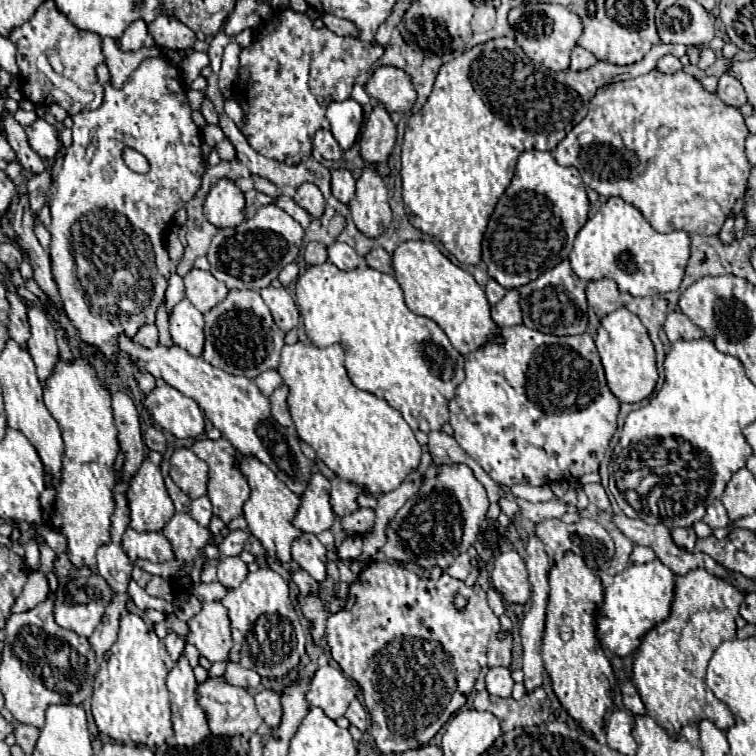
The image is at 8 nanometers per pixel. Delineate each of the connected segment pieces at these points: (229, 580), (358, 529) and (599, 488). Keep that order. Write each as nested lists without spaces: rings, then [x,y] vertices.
[[[230,556],[220,560],[218,564],[218,580],[226,586],[226,588],[236,588],[242,584],[242,580],[246,578],[248,568],[246,564],[238,558],[238,556]]]
[[[358,508],[354,514],[342,518],[342,528],[346,534],[366,534],[374,526],[374,510],[372,508]]]
[[[586,484],[584,486],[584,492],[586,492],[588,500],[592,504],[596,504],[598,510],[608,510],[610,508],[610,502],[608,502],[608,496],[606,496],[602,484]]]

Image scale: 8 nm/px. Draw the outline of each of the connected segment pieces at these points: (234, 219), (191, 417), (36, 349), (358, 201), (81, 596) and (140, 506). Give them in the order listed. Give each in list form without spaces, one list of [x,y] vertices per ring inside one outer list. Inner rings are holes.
[[[220,180],[206,196],[204,216],[216,228],[234,228],[244,222],[244,194],[232,180]]]
[[[168,384],[148,392],[144,406],[152,420],[176,438],[196,438],[204,434],[204,412],[200,406]]]
[[[28,306],[28,322],[30,322],[28,352],[38,368],[40,382],[44,382],[52,374],[54,364],[58,362],[58,344],[54,328],[46,314],[34,306]]]
[[[366,166],[356,182],[356,196],[350,200],[350,212],[356,228],[366,236],[380,236],[392,222],[388,190],[374,166]]]
[[[90,574],[74,578],[50,596],[54,600],[56,624],[74,630],[78,636],[90,636],[112,598],[112,590],[102,576]]]
[[[148,452],[140,472],[132,476],[128,486],[130,526],[138,532],[160,532],[174,514],[160,474],[160,460],[162,456],[158,452]]]

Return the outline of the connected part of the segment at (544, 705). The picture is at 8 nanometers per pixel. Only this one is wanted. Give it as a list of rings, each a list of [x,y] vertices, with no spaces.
[[[542,688],[524,694],[520,700],[498,698],[484,690],[476,694],[474,708],[498,716],[502,732],[508,732],[515,728],[526,728],[546,722],[550,714],[550,700]]]

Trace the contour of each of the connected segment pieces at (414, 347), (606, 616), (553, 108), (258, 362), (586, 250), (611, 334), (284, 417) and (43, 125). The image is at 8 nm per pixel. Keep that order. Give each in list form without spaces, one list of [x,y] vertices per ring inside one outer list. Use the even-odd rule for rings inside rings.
[[[324,262],[320,266],[308,266],[296,282],[296,302],[302,310],[302,320],[308,338],[316,346],[342,344],[346,352],[346,372],[356,388],[386,400],[392,408],[400,410],[404,420],[422,432],[440,430],[448,422],[448,402],[454,396],[458,384],[464,380],[464,358],[452,348],[448,336],[430,318],[412,314],[400,290],[400,284],[392,274],[382,274],[372,268],[354,268],[348,272],[338,270],[334,264]]]
[[[658,558],[646,564],[632,564],[616,574],[614,582],[604,588],[604,600],[596,610],[596,636],[602,650],[610,650],[616,656],[632,654],[638,648],[640,638],[670,614],[672,584],[674,574],[662,566]]]
[[[502,36],[478,44],[472,50],[460,54],[458,58],[446,62],[436,76],[434,88],[424,108],[408,120],[402,142],[402,198],[410,224],[422,230],[424,234],[430,234],[440,240],[444,248],[458,258],[458,262],[478,264],[488,218],[498,198],[510,186],[516,160],[520,152],[524,152],[526,132],[552,134],[556,130],[566,130],[568,134],[586,116],[590,98],[596,94],[598,88],[604,88],[604,84],[624,82],[648,74],[656,68],[656,62],[668,52],[672,56],[682,58],[688,48],[680,44],[656,44],[646,54],[646,58],[636,64],[616,66],[608,62],[596,62],[592,68],[580,72],[550,72],[548,68],[534,64],[522,52],[514,38]]]
[[[230,290],[218,306],[204,314],[204,322],[206,342],[202,358],[208,364],[234,376],[246,376],[250,380],[254,380],[258,374],[266,370],[278,368],[280,350],[284,346],[284,332],[276,328],[274,318],[258,292]]]
[[[608,198],[600,210],[582,226],[574,240],[574,248],[570,252],[570,266],[582,280],[598,280],[598,278],[612,278],[616,280],[620,292],[628,292],[632,296],[654,296],[662,292],[672,292],[680,286],[684,278],[684,268],[690,258],[690,236],[684,230],[674,232],[656,232],[650,222],[642,216],[642,212],[622,198]]]
[[[618,308],[616,312],[608,314],[597,329],[594,342],[606,372],[608,388],[620,402],[642,402],[652,394],[658,380],[654,346],[636,314],[626,308]]]
[[[280,386],[276,388],[276,392],[270,396],[270,406],[272,406],[272,418],[276,418],[284,428],[288,428],[292,424],[290,414],[288,414],[288,404],[286,404],[286,394],[288,388]]]
[[[38,118],[32,126],[26,128],[28,134],[28,142],[32,146],[32,150],[44,158],[44,160],[52,160],[60,148],[60,140],[58,140],[58,130],[56,126],[48,124],[44,118]]]

